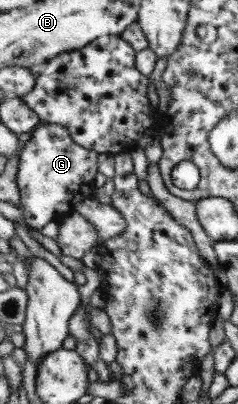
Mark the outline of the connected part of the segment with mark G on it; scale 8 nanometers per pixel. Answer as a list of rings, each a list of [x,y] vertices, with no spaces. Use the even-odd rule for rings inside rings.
[[[40,124],[23,146],[20,158],[17,183],[22,191],[20,208],[28,228],[42,230],[46,224],[71,214],[81,202],[95,198],[99,153],[76,144],[66,126]]]

